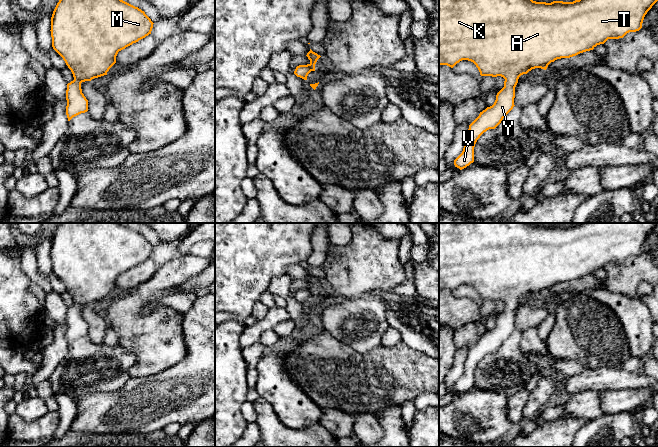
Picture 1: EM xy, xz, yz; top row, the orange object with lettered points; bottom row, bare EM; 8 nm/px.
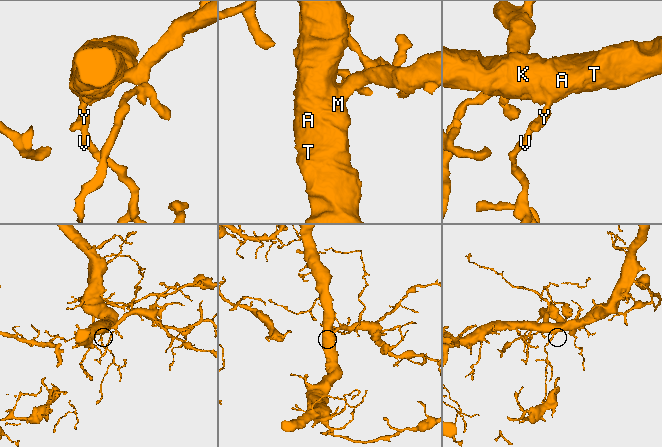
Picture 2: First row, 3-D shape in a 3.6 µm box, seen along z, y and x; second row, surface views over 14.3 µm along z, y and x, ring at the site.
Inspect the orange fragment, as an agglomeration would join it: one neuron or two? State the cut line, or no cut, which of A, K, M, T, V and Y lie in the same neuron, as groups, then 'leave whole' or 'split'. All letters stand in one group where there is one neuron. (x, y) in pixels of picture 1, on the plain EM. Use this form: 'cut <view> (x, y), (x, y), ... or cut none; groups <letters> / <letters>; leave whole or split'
cut none; groups A K M T V Y; leave whole

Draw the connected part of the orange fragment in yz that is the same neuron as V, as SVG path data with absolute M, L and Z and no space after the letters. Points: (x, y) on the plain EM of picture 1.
M439 223L439 289L447 289L453 292L462 284L473 286L478 292L481 300L501 300L505 303L504 311L497 317L494 328L480 336L479 340L469 349L467 359L464 363L462 377L454 384L455 391L460 394L474 386L474 371L480 360L489 353L495 353L503 342L513 333L515 322L515 311L521 299L527 298L535 292L546 294L551 286L561 282L570 282L580 277L593 274L597 269L604 268L608 263L623 262L629 256L636 256L642 252L642 247L647 236L658 225L658 223L578 223L573 226L553 225L551 227L536 226L532 223Z

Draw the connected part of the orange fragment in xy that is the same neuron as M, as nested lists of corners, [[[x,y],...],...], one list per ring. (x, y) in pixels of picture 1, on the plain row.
[[[60,223],[51,241],[53,273],[63,282],[74,304],[67,308],[68,345],[88,335],[81,307],[107,299],[119,275],[151,258],[153,246],[144,235],[122,223]]]

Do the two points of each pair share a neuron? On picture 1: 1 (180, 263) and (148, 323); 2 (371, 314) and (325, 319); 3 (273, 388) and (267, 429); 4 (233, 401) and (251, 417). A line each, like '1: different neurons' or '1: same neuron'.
1: same neuron
2: same neuron
3: different neurons
4: different neurons

